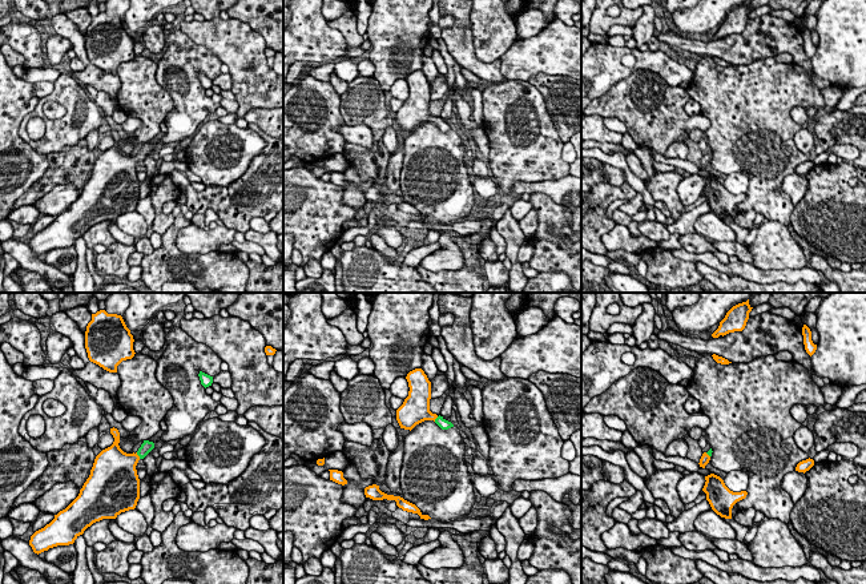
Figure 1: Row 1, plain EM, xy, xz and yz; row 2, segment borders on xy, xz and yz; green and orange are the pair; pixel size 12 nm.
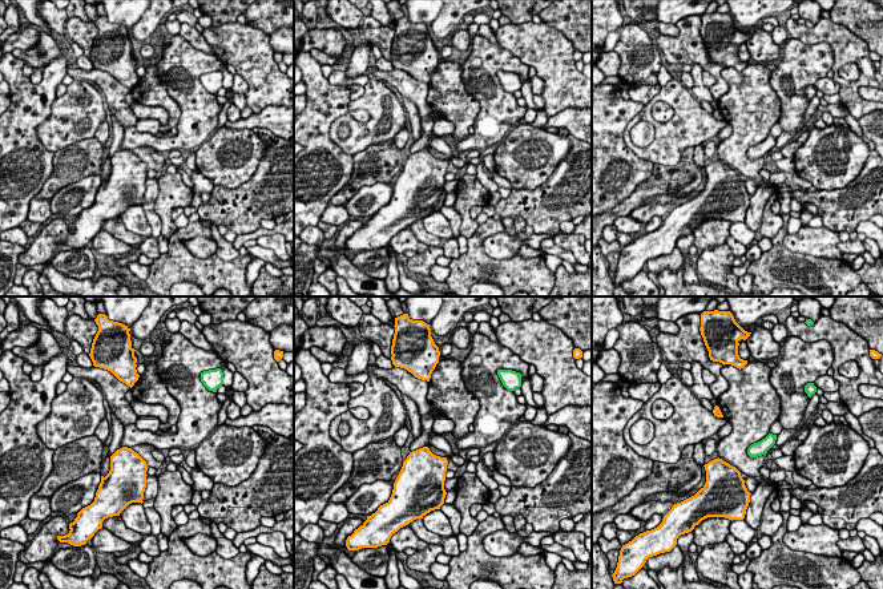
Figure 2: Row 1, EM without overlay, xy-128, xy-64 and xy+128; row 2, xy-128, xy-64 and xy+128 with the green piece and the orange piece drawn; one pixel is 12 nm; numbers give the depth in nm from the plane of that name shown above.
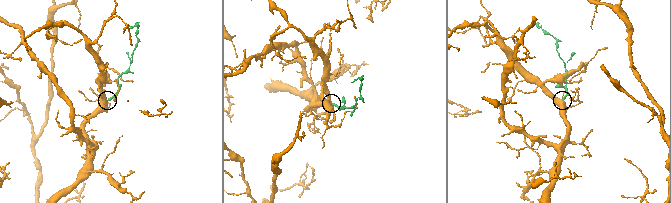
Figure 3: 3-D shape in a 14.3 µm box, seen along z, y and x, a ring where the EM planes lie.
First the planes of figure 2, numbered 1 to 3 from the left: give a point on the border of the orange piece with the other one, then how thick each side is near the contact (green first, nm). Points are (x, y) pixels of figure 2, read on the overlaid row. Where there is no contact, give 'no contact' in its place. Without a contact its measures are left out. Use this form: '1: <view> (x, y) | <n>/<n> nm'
1: no contact
2: no contact
3: no contact

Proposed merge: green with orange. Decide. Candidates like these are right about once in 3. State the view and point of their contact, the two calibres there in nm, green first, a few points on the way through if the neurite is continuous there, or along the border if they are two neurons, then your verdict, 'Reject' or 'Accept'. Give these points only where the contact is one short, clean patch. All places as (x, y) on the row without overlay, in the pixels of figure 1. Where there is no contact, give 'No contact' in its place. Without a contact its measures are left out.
Touches green at xy (137, 156). Thickness 140 nm (green) against 360 nm. Path across: xy (146, 148), (137, 156), (121, 169). Accept

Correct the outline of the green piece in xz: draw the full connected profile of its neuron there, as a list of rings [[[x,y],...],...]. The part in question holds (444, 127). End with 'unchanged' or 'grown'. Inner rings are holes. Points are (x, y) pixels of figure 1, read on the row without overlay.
[[[422,71],[410,73],[406,78],[408,84],[408,98],[396,112],[396,122],[400,130],[412,132],[424,122],[434,122],[442,132],[448,132],[454,126],[443,118],[430,113],[431,84]]]; grown

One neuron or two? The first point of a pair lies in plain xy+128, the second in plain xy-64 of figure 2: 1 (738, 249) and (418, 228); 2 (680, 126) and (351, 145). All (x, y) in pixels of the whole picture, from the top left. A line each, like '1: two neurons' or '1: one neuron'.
1: one neuron
2: one neuron

